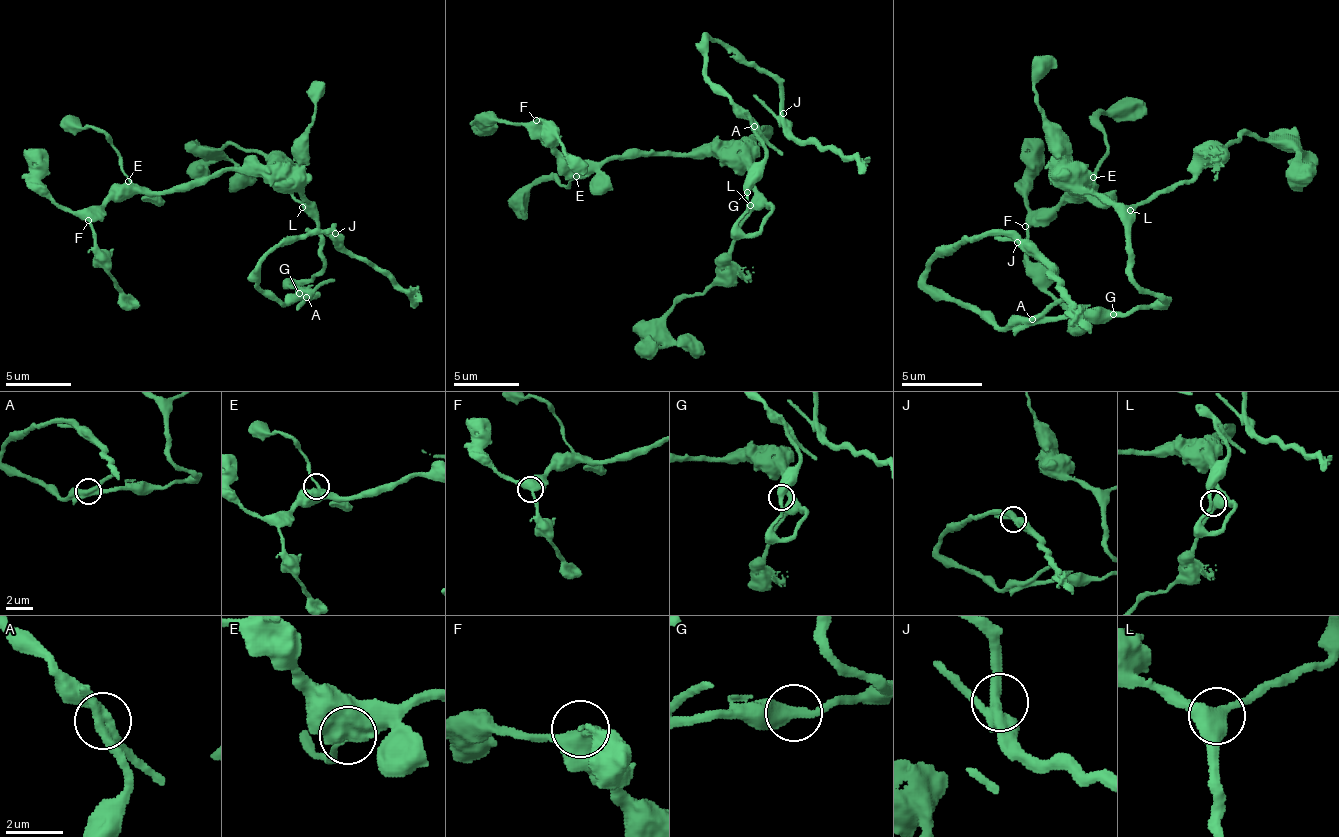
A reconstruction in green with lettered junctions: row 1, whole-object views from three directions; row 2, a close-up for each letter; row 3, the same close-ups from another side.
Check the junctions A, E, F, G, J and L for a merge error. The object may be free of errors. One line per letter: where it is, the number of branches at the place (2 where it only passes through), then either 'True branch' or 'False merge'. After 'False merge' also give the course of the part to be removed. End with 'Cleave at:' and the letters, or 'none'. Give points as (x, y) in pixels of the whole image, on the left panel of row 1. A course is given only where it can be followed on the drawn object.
A: Place: (306, 297). Branches: 3. False merge. Course of the part to remove: (305, 296), (276, 302), (259, 286), (259, 263), (279, 247), (332, 227), (352, 253), (384, 273), (414, 309)
E: Place: (128, 181). Branches: 2. True branch
F: Place: (88, 220). Branches: 3. True branch
G: Place: (299, 293). Branches: 2. True branch
J: Place: (335, 233). Branches: 3. True branch
L: Place: (302, 207). Branches: 3. True branch
Cleave at: A

